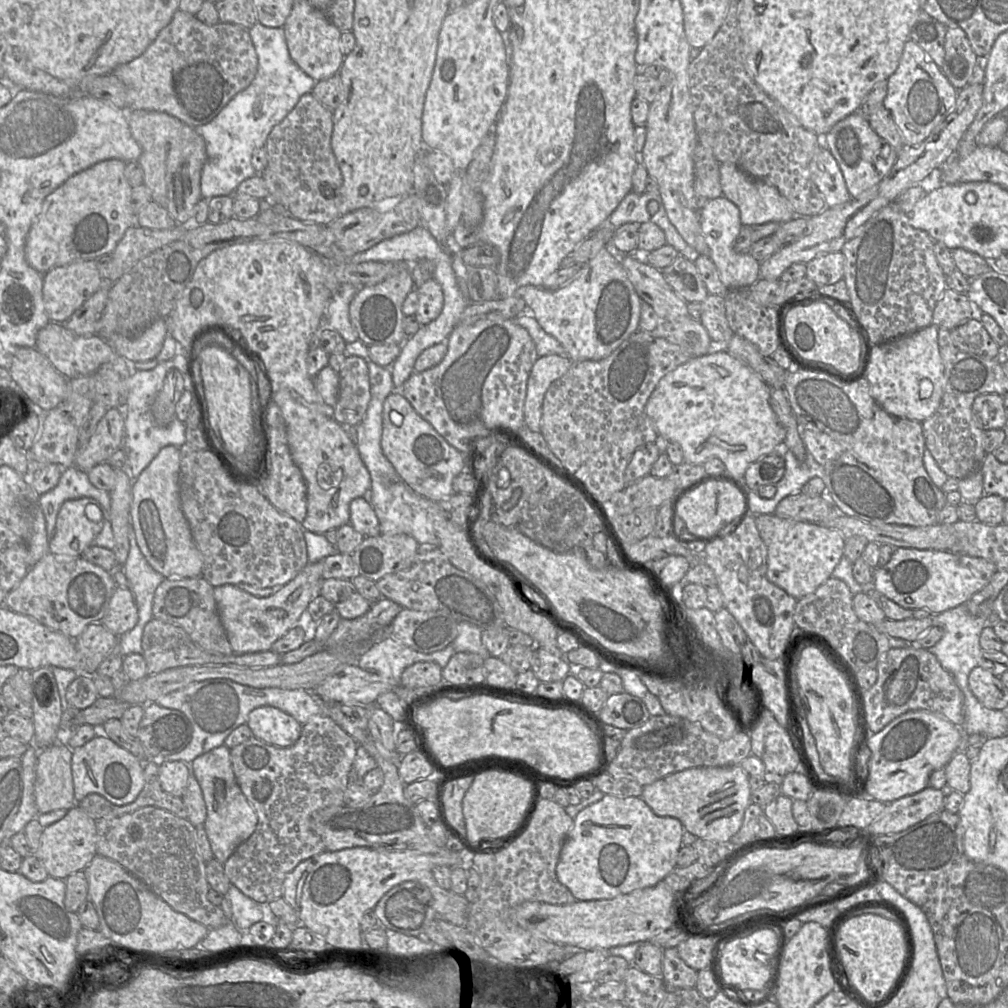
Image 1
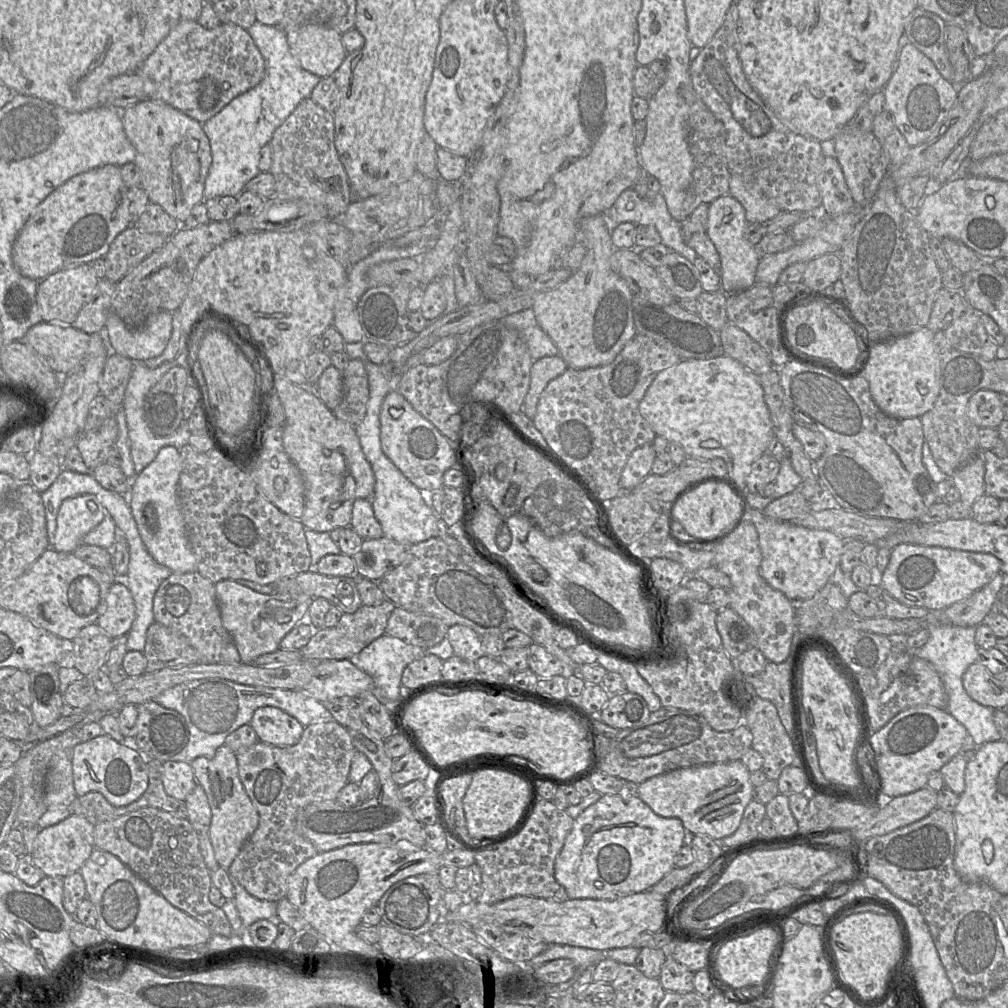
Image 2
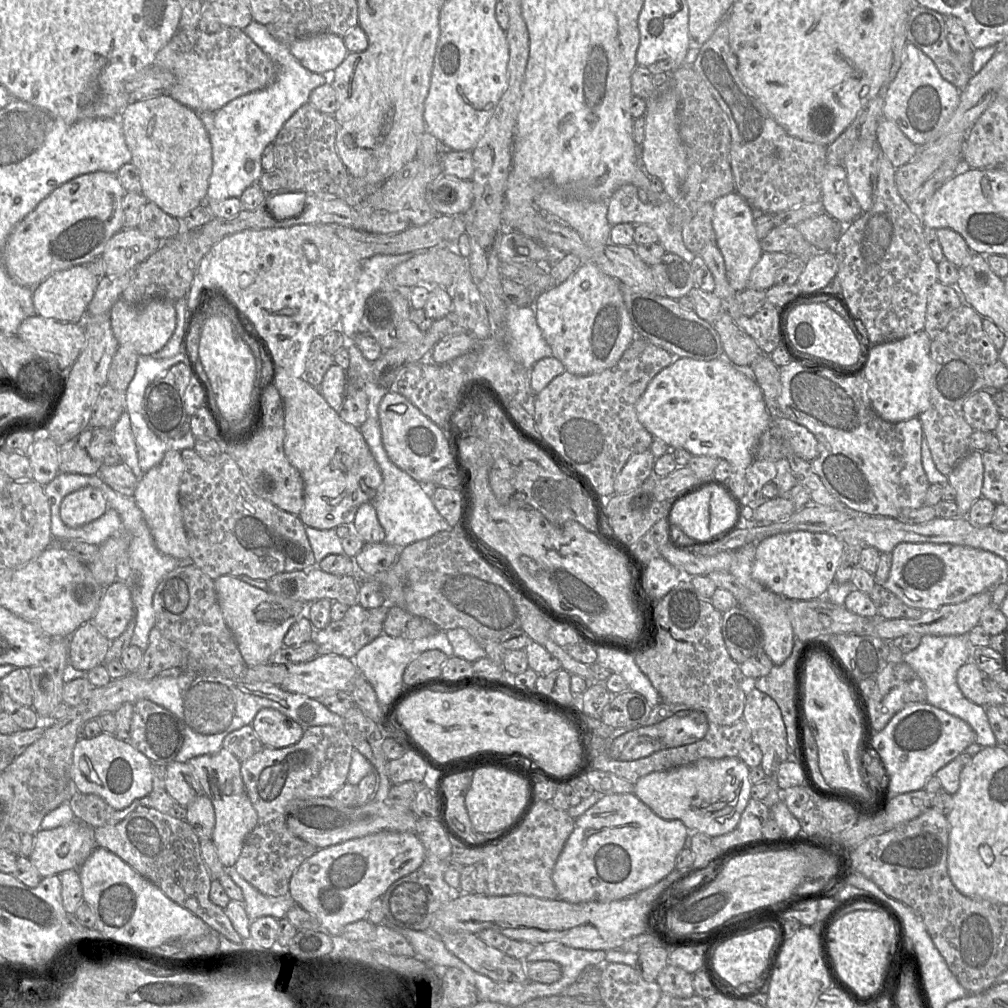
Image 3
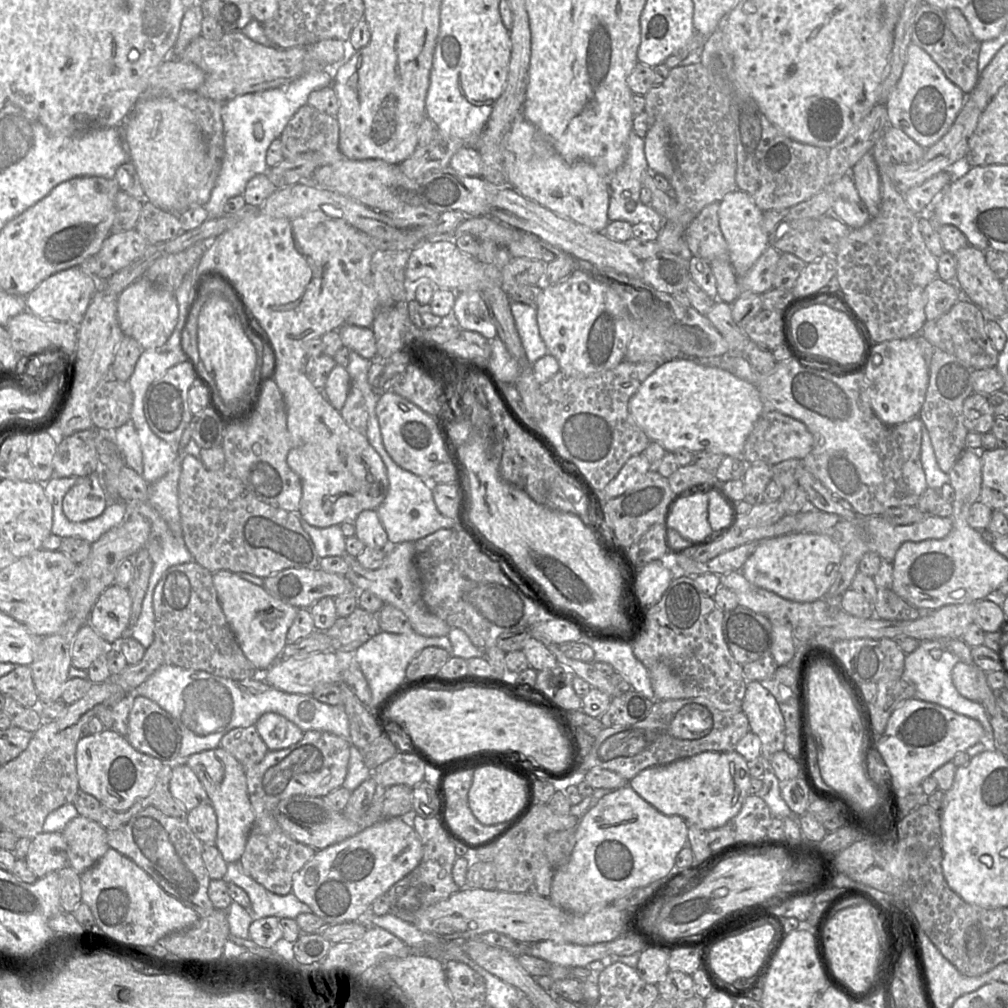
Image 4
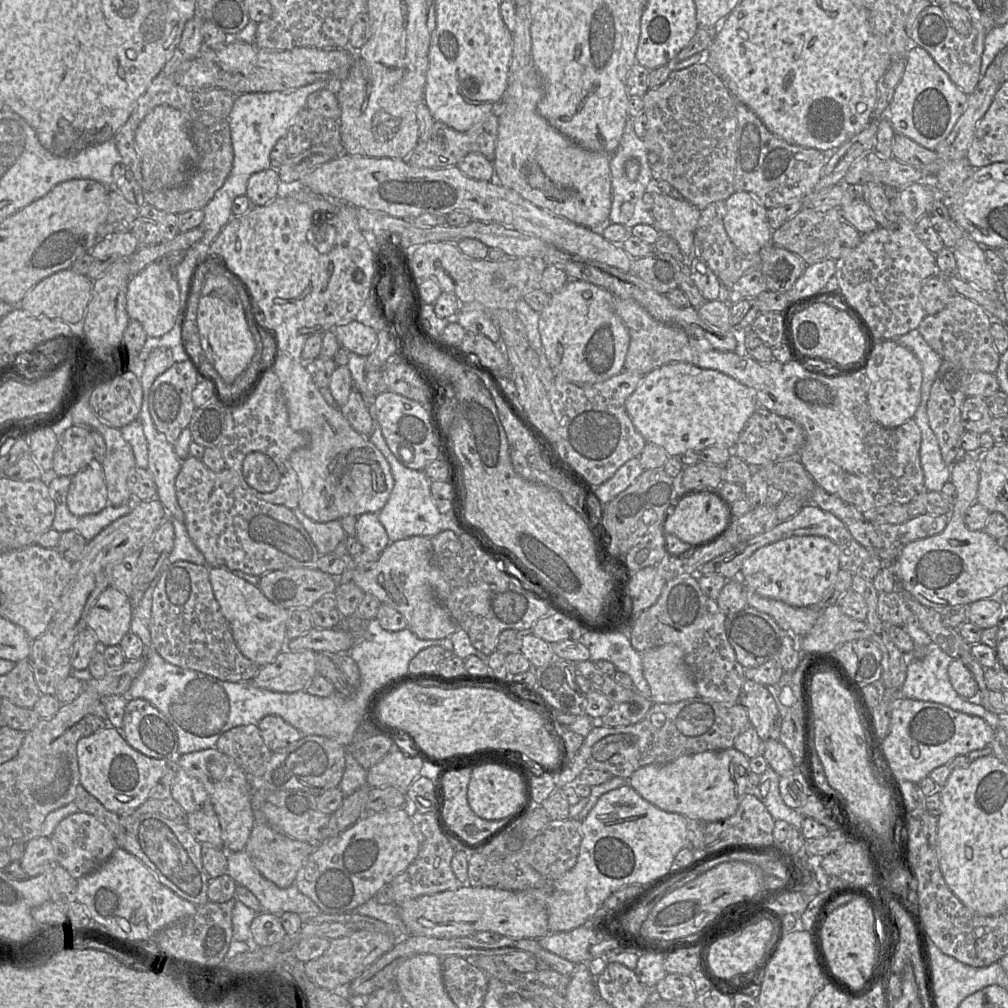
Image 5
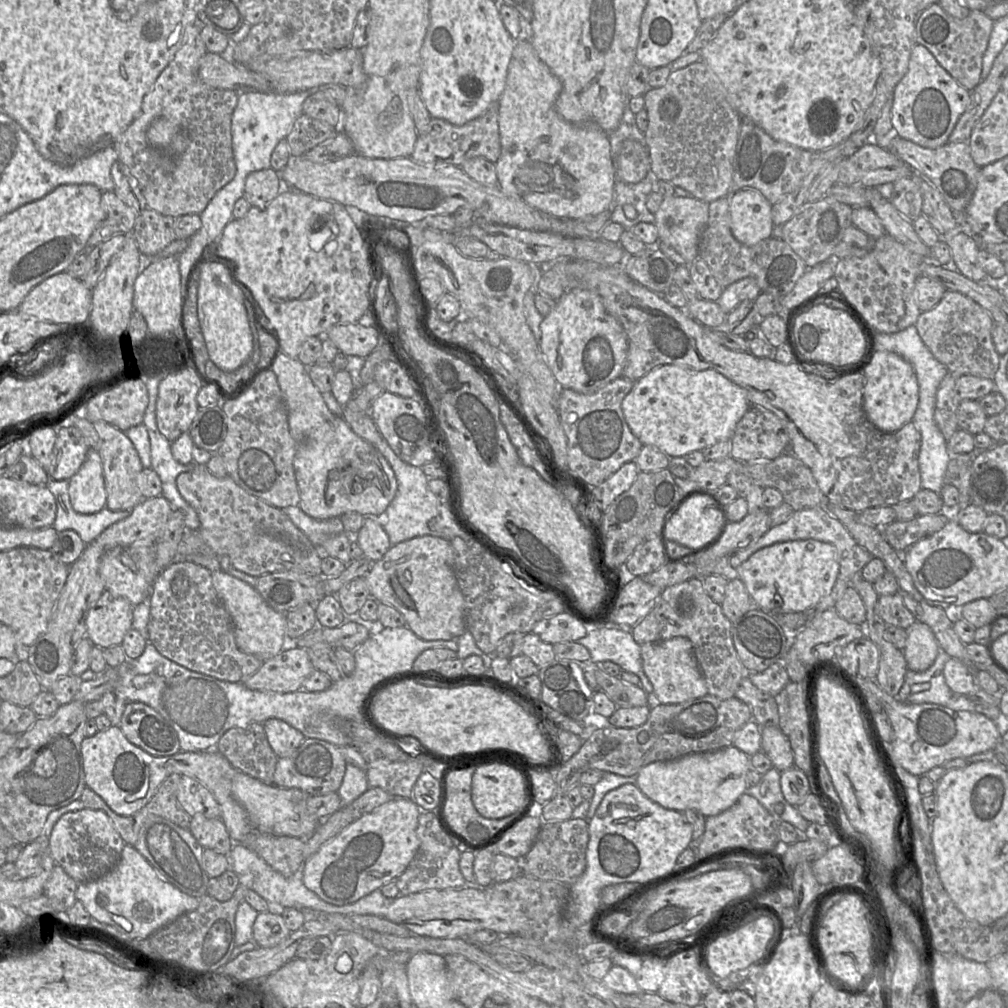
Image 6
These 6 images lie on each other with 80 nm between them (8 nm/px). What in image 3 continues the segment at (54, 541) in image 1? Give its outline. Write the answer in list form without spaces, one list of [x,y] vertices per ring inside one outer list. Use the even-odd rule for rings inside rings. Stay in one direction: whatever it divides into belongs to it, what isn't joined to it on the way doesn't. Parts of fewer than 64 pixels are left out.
[[[86,486],[65,496],[60,504],[60,517],[69,528],[80,528],[100,518],[108,502],[98,488]]]

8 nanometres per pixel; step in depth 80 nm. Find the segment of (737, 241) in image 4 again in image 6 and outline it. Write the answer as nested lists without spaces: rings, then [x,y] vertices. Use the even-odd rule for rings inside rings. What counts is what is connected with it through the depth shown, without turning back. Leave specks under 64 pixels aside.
[[[754,188],[729,195],[731,233],[740,243],[753,246],[773,234],[772,205]]]

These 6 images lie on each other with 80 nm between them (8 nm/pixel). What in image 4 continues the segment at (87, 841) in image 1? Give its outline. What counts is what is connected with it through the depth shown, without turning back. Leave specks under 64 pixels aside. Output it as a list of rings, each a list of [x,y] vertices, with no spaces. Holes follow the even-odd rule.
[[[41,832],[33,839],[25,861],[37,878],[67,866],[67,844],[61,832]]]

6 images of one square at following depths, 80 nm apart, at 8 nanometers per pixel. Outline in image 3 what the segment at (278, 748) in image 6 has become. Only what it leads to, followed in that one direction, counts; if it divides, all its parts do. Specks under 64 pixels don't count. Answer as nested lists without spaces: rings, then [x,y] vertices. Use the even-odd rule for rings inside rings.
[[[274,708],[261,709],[251,723],[265,747],[284,748],[299,742],[304,728]]]

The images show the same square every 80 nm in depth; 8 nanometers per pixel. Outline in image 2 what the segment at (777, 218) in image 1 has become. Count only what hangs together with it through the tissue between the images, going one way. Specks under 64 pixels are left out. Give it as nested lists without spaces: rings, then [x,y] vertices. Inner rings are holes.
[[[731,174],[729,194],[737,199],[745,209],[749,223],[760,223],[770,220],[781,213],[781,210],[756,190],[749,190],[742,179]]]

